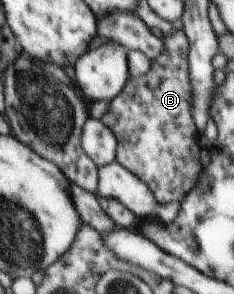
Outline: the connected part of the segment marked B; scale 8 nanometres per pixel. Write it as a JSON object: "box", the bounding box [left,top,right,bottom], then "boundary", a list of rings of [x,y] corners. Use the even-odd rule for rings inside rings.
{"box":[102,29,202,205],"boundary":[[[171,29],[170,33],[165,36],[165,50],[154,59],[150,59],[150,70],[147,74],[141,77],[129,77],[129,80],[126,82],[126,85],[123,87],[123,90],[115,97],[112,98],[111,104],[108,112],[102,117],[102,121],[105,123],[105,126],[108,126],[113,134],[118,140],[118,148],[116,153],[116,161],[129,169],[129,172],[132,172],[134,175],[137,175],[147,186],[151,189],[151,192],[154,194],[156,201],[159,205],[164,205],[168,202],[179,201],[188,194],[190,190],[195,188],[195,185],[198,183],[200,174],[202,170],[200,169],[200,160],[199,152],[201,149],[199,147],[199,136],[200,132],[197,130],[194,122],[194,116],[192,115],[192,84],[190,81],[190,74],[188,69],[188,54],[190,51],[190,44],[183,29]]]}

